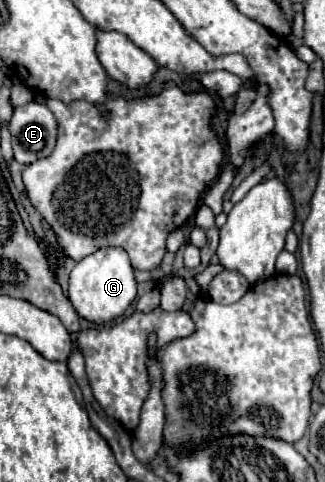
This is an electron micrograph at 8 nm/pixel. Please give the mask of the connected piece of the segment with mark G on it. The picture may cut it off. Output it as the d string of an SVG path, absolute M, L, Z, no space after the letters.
M119 247L99 249L85 259L81 259L69 277L69 299L75 307L75 311L97 325L105 325L109 321L119 319L133 303L137 295L137 283L133 277L133 267L129 263L129 257Z

